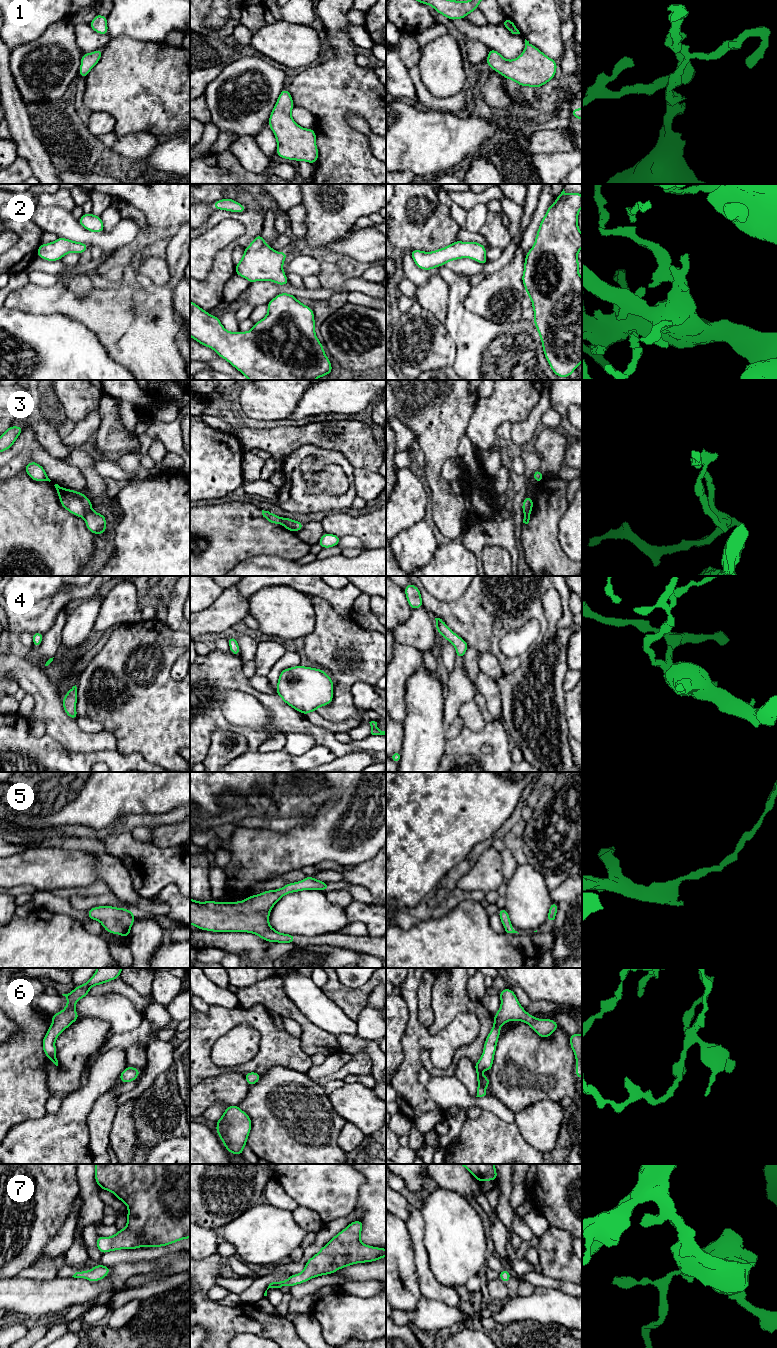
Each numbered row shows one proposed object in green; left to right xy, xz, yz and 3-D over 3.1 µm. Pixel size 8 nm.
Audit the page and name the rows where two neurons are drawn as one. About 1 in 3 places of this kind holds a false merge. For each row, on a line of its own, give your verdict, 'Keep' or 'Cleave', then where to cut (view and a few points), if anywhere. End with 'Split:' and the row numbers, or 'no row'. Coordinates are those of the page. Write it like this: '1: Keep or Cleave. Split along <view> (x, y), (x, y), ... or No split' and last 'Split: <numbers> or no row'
1: Keep. No split
2: Keep. No split
3: Cleave. Split along xy (90, 509), (83, 517)
4: Keep. No split
5: Keep. No split
6: Keep. No split
7: Keep. No split
Split: 3

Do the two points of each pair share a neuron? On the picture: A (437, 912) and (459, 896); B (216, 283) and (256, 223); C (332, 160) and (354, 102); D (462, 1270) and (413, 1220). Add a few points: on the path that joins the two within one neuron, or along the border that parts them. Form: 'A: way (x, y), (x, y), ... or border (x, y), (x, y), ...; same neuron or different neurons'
A: way (442, 909), (454, 899); same neuron
B: way (223, 267), (227, 251), (243, 239); same neuron
C: way (334, 145), (334, 120), (339, 115); same neuron
D: border (420, 1210), (424, 1222), (424, 1246), (428, 1253); different neurons

